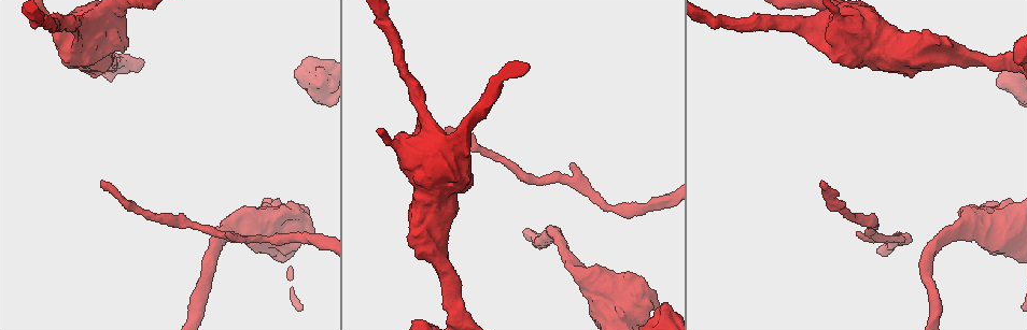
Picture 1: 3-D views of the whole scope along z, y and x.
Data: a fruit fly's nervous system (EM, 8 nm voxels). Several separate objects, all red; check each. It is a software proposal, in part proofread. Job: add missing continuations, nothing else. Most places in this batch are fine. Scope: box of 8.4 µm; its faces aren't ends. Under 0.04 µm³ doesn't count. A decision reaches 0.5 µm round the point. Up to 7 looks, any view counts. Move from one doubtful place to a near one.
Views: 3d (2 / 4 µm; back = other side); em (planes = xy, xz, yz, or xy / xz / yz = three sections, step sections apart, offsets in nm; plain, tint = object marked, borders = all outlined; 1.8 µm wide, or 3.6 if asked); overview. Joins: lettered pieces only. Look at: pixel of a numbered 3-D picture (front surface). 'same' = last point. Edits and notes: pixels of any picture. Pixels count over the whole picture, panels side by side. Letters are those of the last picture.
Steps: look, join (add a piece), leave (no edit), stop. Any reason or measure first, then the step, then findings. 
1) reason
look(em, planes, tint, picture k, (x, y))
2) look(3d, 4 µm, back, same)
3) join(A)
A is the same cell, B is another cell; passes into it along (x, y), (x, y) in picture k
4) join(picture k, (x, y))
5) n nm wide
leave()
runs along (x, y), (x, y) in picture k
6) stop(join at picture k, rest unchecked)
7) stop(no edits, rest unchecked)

sudden change in width
look(em, 3.6 µm, xz, step 8, tint, picture 1, (464, 172))

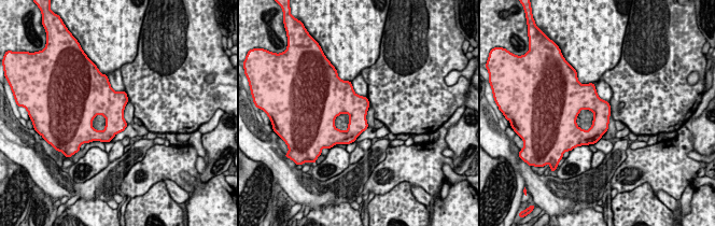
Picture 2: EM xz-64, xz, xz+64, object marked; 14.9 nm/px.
another direction
look(em, 3.6 µm, planes, borders, same)

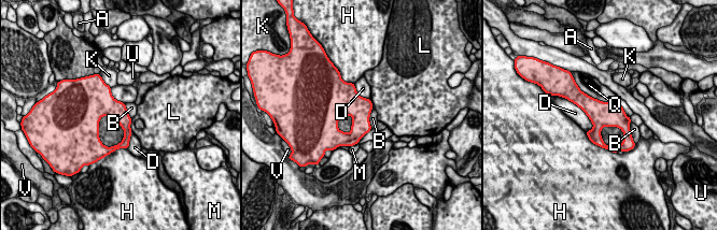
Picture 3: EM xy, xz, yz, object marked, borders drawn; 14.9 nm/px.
Q touches over 650 nm
leave()
A, B, D, H, K, L, M, Q, U and V are other cells; none of them fits

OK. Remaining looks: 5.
tapers out
look(em, xy, step 16, borders, picture 1, (824, 184))

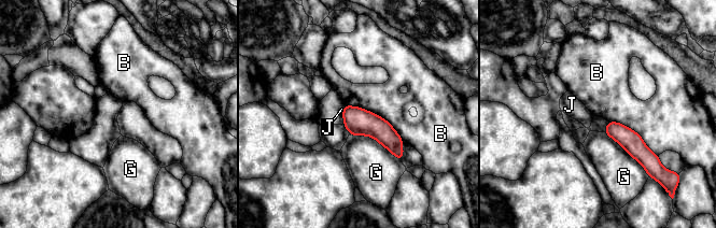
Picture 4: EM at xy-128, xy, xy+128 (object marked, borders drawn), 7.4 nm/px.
cut it another way
look(em, planes, borders, same)

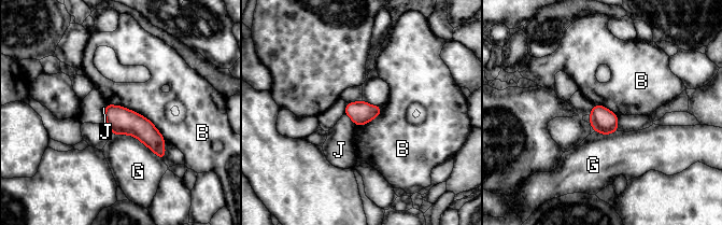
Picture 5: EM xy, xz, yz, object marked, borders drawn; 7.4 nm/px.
leave()
B, G and J are other cells; border along (107, 102), (142, 114), (165, 138) in picture 5; none of them fits

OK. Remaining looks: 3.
stops while still wide
look(em, planes, plain, picture 1, (659, 305))

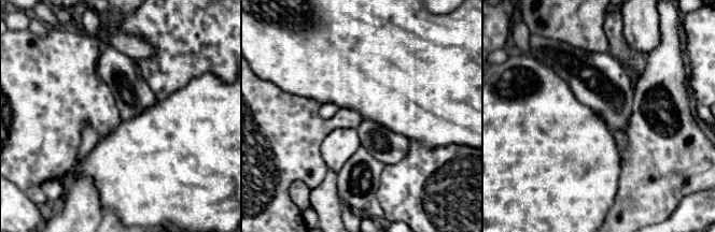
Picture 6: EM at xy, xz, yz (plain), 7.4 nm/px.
see the neighbours
look(em, planes, borders, same)

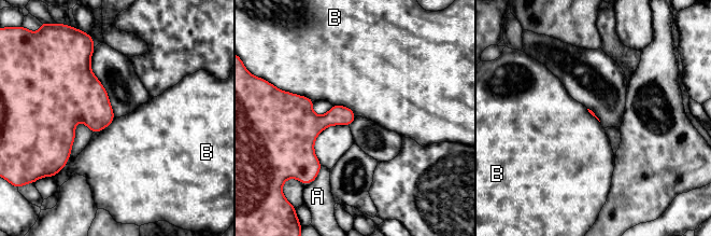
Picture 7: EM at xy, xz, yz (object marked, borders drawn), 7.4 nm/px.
B touches over 240 nm
leave()
A and B are other cells; border along (285, 91), (307, 96), (313, 101) in picture 7; none of them fits

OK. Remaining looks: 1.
stop(no edits, rest unchecked)

